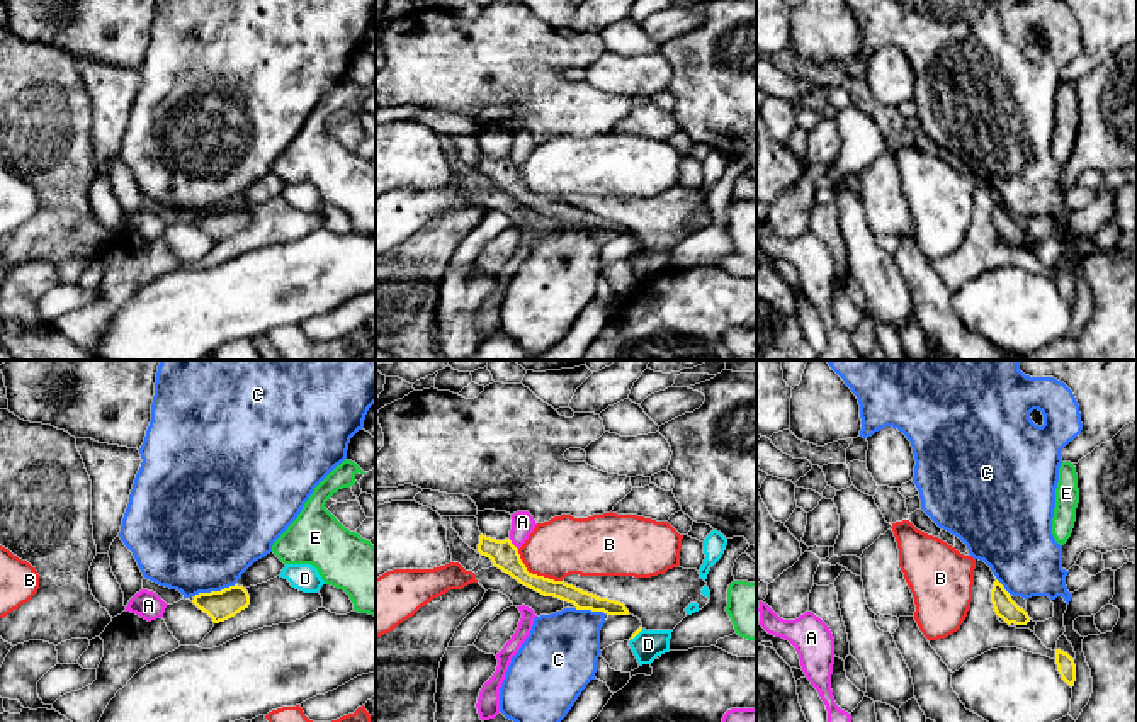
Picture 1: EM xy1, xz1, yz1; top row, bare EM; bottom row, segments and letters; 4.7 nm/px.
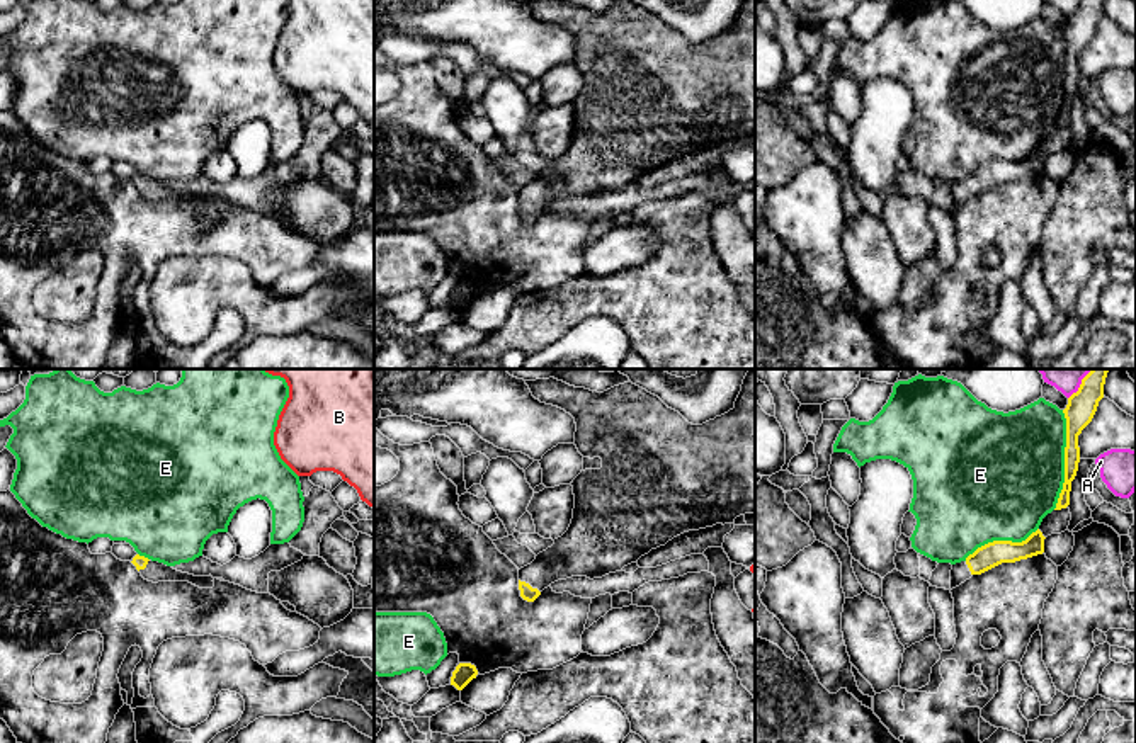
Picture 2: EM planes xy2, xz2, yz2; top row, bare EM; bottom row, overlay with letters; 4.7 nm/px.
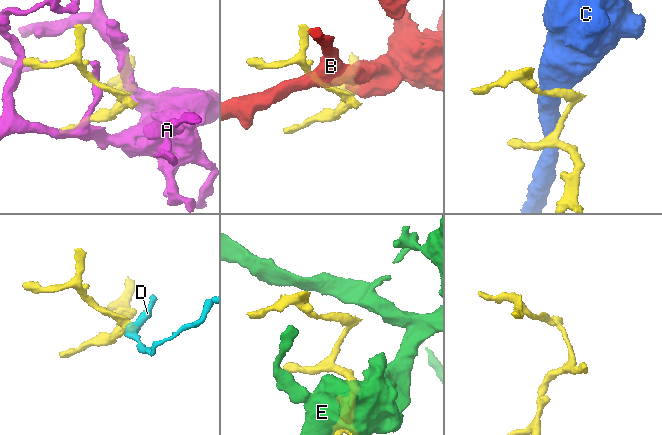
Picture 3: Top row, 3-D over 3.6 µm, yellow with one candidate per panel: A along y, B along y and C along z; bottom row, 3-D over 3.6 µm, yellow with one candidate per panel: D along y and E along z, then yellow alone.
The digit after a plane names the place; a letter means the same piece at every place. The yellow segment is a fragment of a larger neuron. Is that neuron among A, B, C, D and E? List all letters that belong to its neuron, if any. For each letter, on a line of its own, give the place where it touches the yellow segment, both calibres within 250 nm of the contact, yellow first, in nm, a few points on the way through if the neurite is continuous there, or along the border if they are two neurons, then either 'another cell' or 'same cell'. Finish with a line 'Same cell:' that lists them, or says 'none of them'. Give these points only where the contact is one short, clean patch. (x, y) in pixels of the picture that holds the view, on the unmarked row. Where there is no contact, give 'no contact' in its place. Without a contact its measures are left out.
A: xz1 (512, 163) | 140/110 nm | another cell
B: xz1 (534, 194) | 140/280 nm | another cell
C: xy1 (214, 211) | 140/480 nm | along xy1 (235, 203), (220, 209), (199, 211), (194, 216) | another cell
D: xz1 (636, 253) | 20/140 nm | along xz1 (643, 248), (629, 260) | another cell
E: yz2 (1065, 79) | 140/500 nm | another cell
Same cell: none of them

